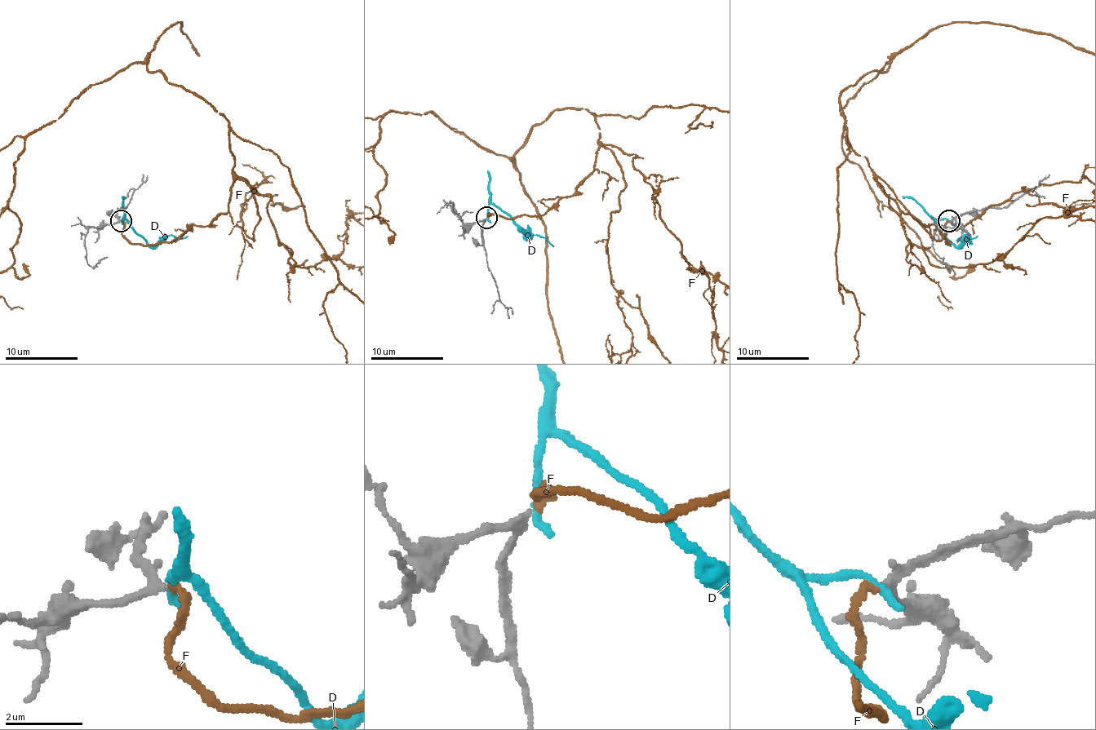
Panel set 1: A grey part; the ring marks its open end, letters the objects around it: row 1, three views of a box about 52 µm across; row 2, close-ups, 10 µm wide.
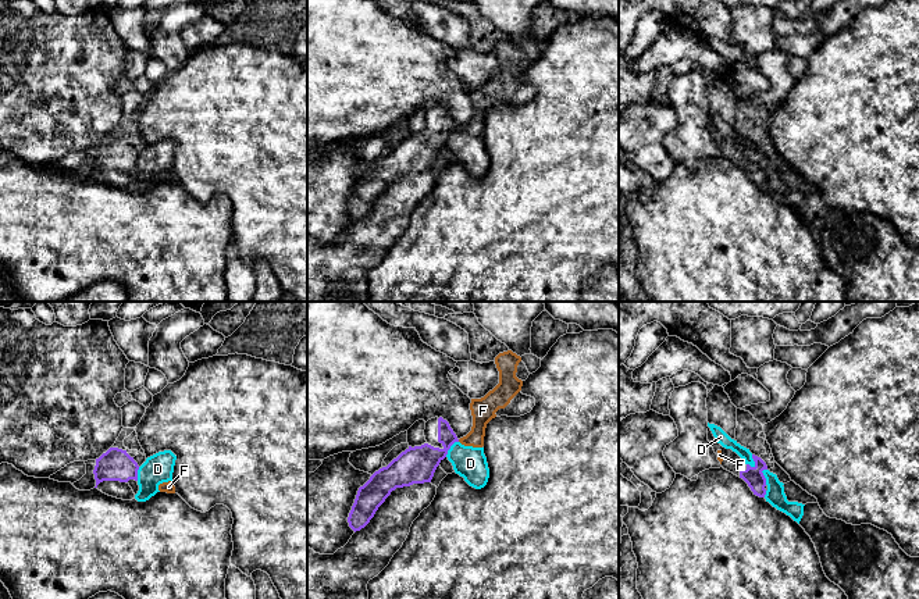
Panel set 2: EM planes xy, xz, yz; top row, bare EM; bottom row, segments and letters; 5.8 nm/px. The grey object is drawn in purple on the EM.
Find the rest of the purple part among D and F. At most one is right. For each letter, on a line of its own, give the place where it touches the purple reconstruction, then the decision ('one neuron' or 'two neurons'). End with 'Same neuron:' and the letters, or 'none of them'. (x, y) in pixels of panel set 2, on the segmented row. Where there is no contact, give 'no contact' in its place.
D: meets purple in yz at (754, 460); two neurons
F: no contact; one neuron
Same neuron: F

